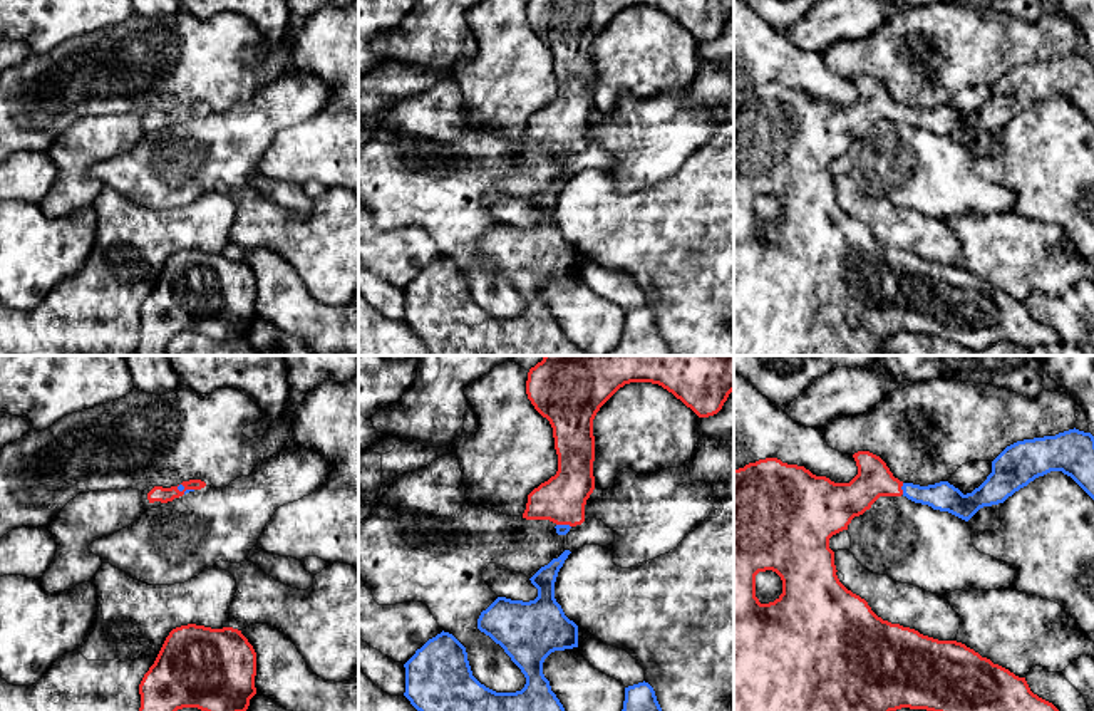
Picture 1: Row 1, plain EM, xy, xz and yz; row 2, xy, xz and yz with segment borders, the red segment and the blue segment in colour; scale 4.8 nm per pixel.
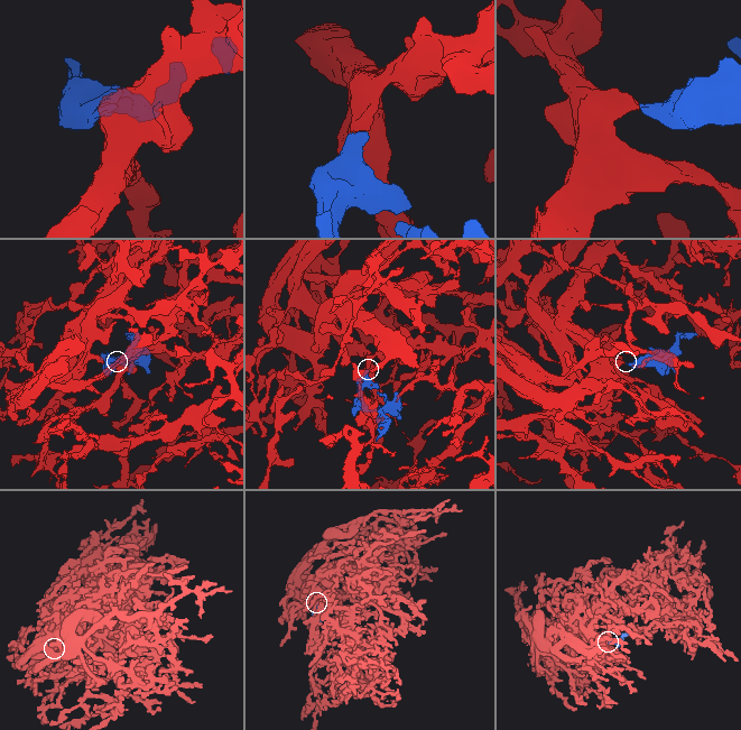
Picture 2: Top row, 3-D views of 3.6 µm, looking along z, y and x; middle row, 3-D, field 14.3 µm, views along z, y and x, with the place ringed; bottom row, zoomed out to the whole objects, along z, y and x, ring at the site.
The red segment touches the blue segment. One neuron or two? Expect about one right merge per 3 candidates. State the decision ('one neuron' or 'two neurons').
one neuron

